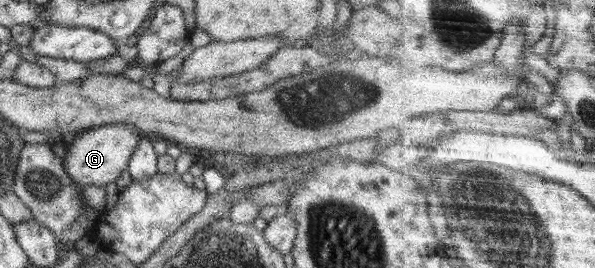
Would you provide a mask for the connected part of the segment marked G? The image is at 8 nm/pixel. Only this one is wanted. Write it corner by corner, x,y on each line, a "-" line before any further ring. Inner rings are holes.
114,124
98,127
72,137
65,142
67,154
63,158
64,169
68,177
79,186
95,185
106,187
109,182
116,182
118,176
128,169
134,150
138,150
144,135
132,125

